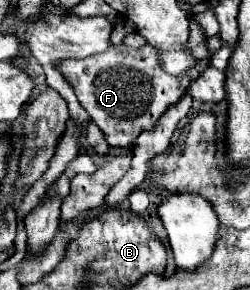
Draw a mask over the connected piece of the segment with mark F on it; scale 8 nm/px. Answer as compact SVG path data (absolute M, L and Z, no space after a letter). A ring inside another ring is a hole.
M191 21L191 41L187 49L195 55L197 63L193 69L177 75L165 73L159 65L159 51L151 45L141 49L133 49L121 45L121 61L63 61L59 69L63 71L65 79L75 89L75 95L89 117L99 125L105 133L105 139L111 147L127 149L133 147L135 139L141 131L149 131L155 127L157 119L177 103L189 89L189 85L205 71L207 67L207 47L205 35L201 27Z

